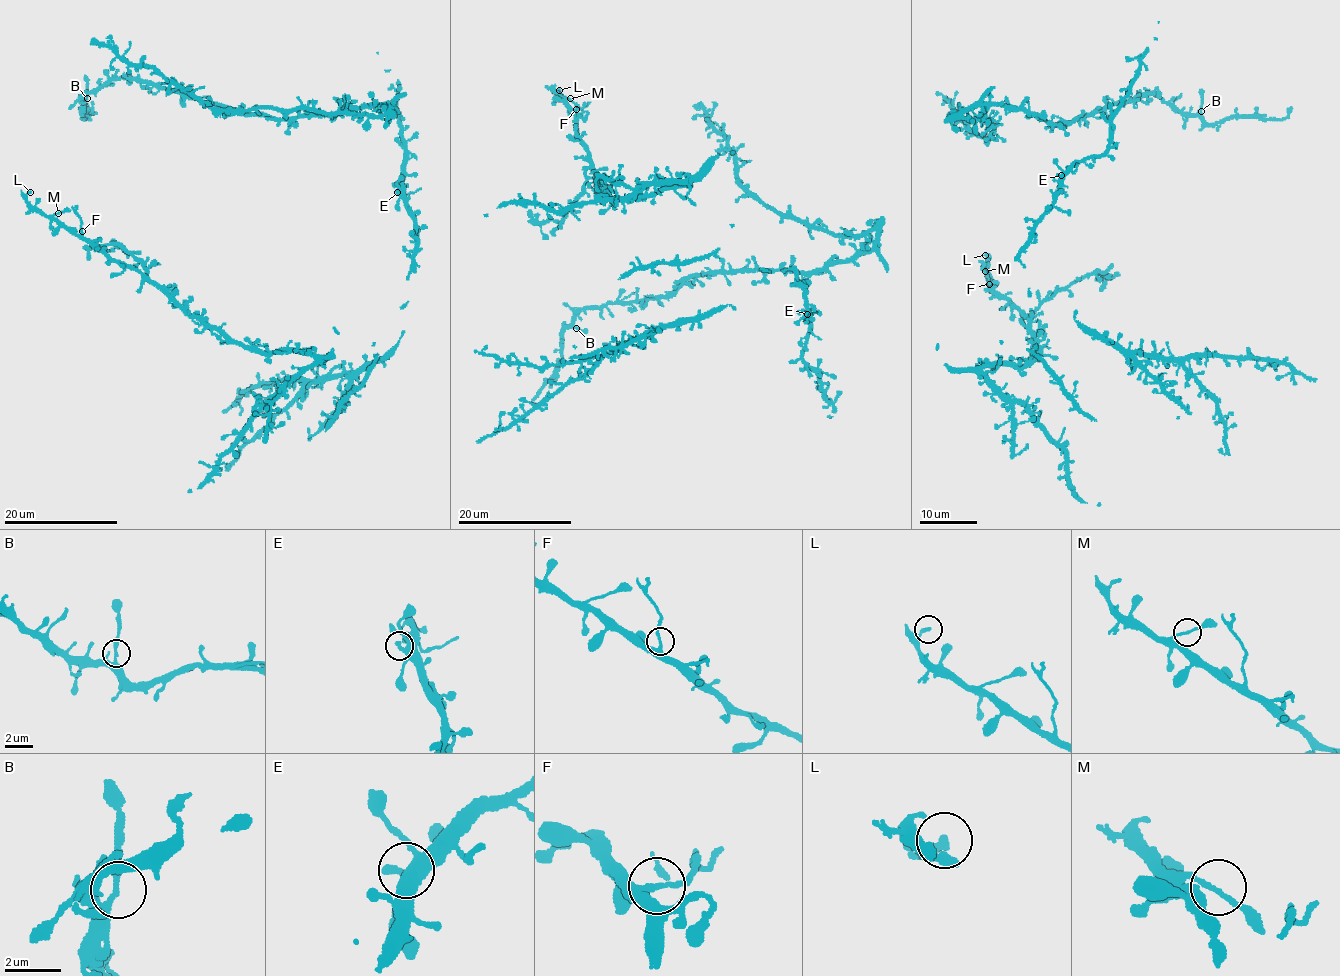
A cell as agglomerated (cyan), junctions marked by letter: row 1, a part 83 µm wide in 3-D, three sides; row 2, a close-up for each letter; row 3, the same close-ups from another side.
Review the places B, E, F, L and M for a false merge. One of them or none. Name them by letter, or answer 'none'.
F

